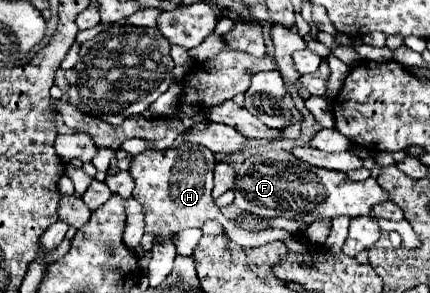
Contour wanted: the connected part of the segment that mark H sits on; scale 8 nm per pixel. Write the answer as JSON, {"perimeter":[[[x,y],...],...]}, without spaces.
{"perimeter":[[[198,144],[171,147],[164,152],[144,150],[134,156],[128,172],[134,178],[134,192],[144,210],[146,234],[156,238],[172,238],[186,228],[200,228],[206,220],[218,220],[226,224],[220,208],[214,206],[212,198],[212,172],[216,165],[215,155]]]}

